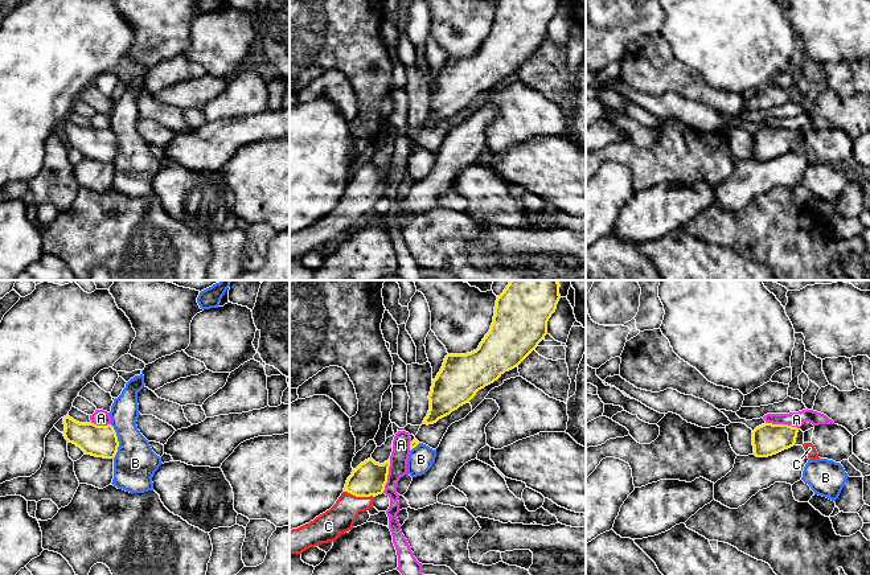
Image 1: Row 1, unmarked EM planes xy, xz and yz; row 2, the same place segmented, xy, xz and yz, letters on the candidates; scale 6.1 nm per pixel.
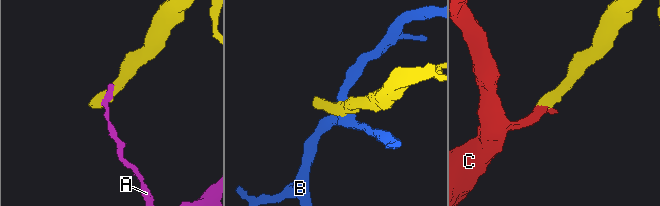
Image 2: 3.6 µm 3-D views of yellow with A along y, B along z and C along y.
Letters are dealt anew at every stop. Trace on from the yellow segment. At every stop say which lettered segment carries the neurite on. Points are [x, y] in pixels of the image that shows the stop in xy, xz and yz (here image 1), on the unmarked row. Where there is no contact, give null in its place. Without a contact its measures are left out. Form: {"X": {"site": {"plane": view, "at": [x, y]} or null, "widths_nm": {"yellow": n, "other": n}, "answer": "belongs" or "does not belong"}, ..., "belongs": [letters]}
{"A": {"site": {"plane": "xz", "at": [386, 180]}, "widths_nm": {"yellow": 200, "other": 110}, "answer": "does not belong"}, "B": {"site": {"plane": "xy", "at": [118, 146]}, "widths_nm": {"yellow": 190, "other": 260}, "answer": "does not belong"}, "C": {"site": {"plane": "xz", "at": [358, 200]}, "widths_nm": {"yellow": 200, "other": 170}, "answer": "belongs"}, "belongs": ["C"]}

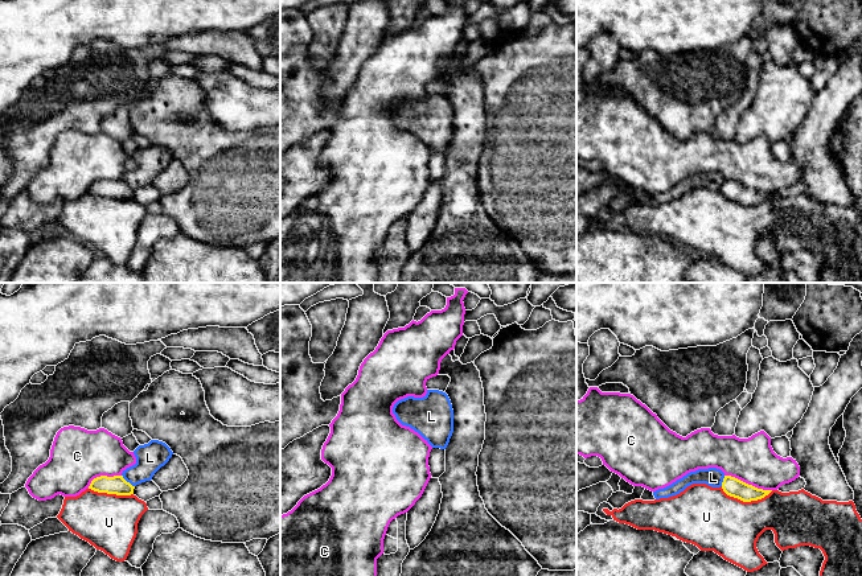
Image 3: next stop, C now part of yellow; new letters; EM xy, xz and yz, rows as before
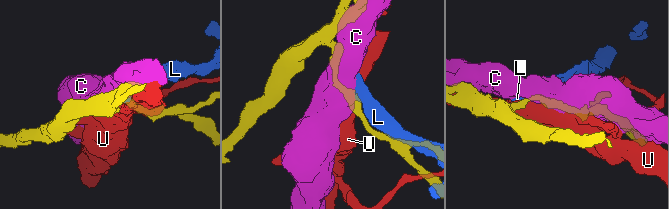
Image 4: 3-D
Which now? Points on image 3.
{"C": {"site": {"plane": "yz", "at": [747, 188]}, "widths_nm": {"yellow": 120, "other": 280}, "answer": "does not belong"}, "L": {"site": {"plane": "xy", "at": [126, 185]}, "widths_nm": {"yellow": 110, "other": 180}, "answer": "does not belong"}, "U": {"site": {"plane": "yz", "at": [746, 205]}, "widths_nm": {"yellow": 120, "other": 360}, "answer": "does not belong"}, "belongs": []}

